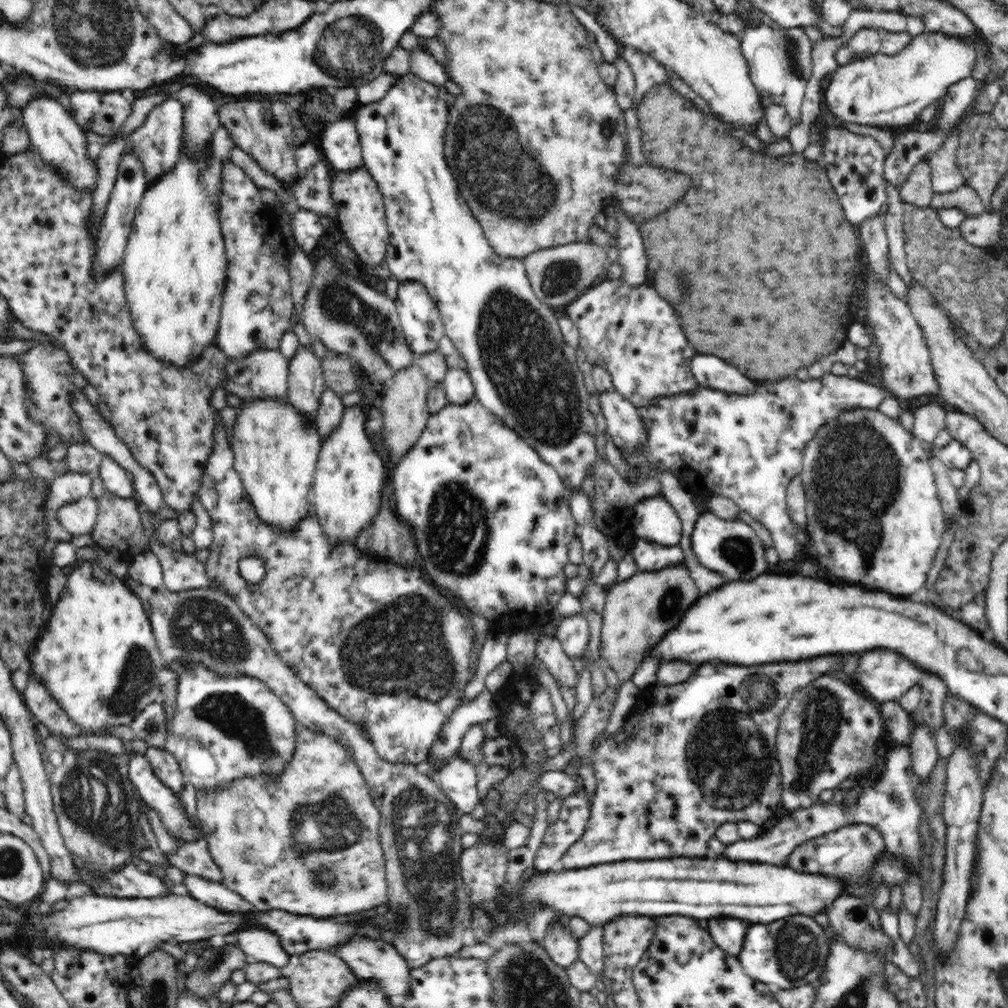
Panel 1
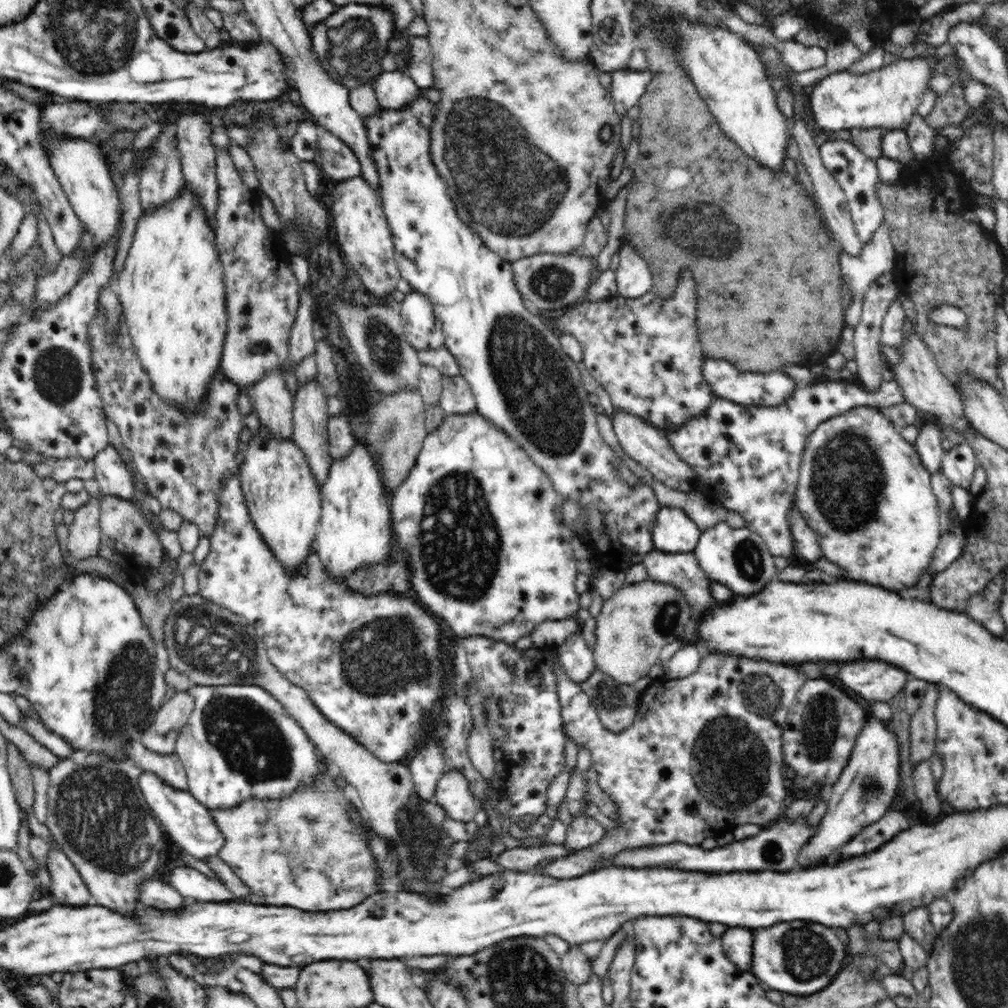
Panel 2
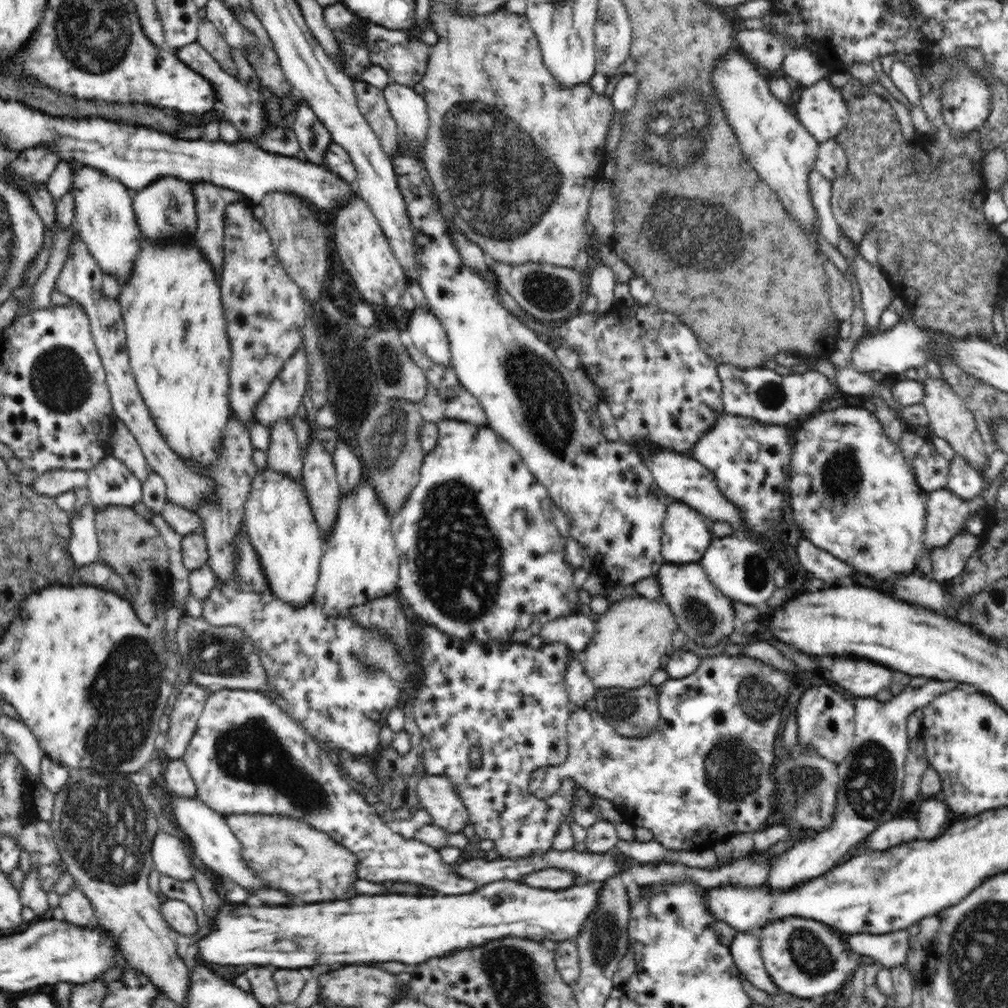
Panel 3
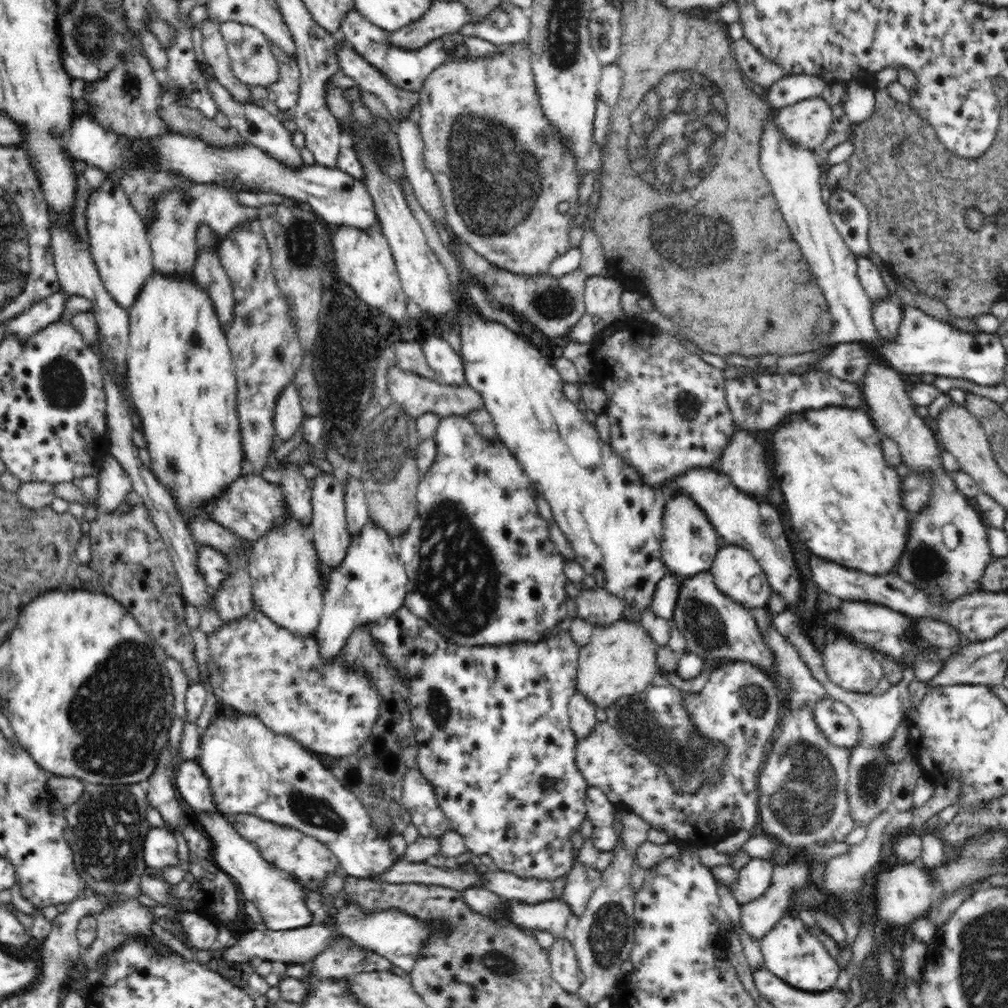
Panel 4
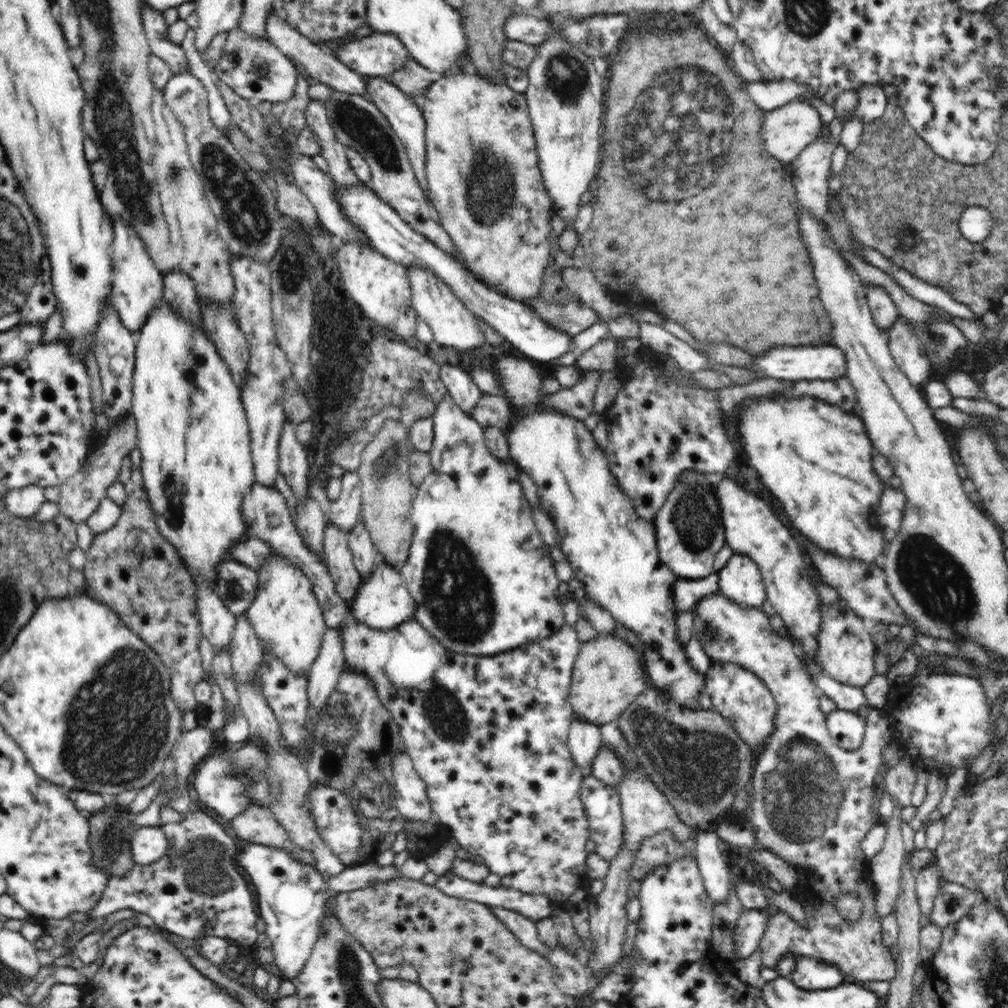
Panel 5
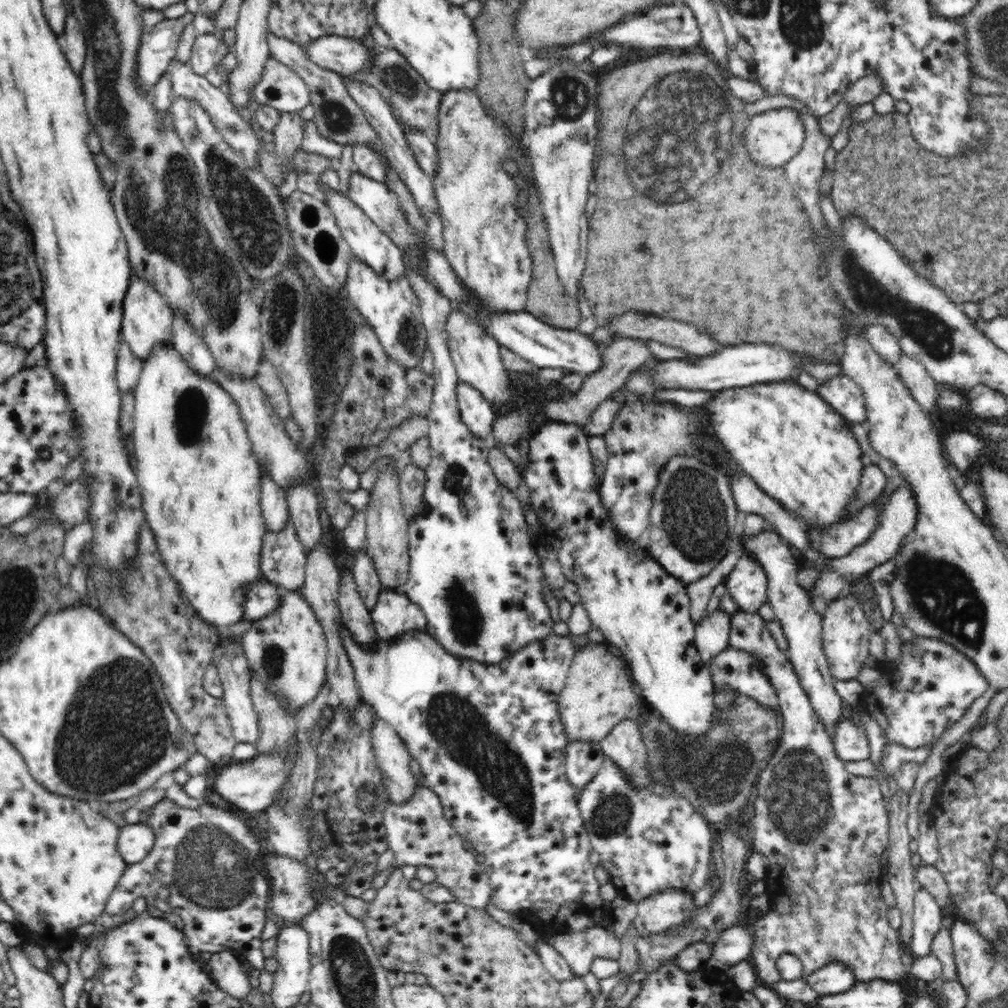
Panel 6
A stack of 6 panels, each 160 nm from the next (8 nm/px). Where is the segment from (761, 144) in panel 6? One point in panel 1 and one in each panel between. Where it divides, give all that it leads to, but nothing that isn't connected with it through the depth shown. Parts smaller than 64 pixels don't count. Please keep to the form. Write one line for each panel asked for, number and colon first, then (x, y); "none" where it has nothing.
1: (880, 90)
2: (886, 98)
3: (822, 111)
4: (807, 122)
5: (786, 131)

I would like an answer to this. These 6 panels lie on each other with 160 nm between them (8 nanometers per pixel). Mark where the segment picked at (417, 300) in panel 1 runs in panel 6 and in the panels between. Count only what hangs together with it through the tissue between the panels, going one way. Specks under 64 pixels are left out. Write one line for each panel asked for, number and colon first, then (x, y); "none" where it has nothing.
2: (423, 329)
3: (428, 335)
4: (448, 365)
5: (459, 384)
6: (478, 414)

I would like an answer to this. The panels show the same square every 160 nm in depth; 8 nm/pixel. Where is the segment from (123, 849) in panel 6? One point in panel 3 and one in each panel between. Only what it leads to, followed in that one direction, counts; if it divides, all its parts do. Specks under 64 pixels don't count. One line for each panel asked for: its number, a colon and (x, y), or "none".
3: (168, 855)
4: (160, 847)
5: (149, 843)

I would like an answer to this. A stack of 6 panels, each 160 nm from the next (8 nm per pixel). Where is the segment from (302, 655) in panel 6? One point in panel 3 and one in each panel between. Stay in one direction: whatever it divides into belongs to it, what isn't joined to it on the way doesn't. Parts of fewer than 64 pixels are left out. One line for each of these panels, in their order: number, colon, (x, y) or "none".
3: (280, 525)
4: (283, 565)
5: (286, 616)

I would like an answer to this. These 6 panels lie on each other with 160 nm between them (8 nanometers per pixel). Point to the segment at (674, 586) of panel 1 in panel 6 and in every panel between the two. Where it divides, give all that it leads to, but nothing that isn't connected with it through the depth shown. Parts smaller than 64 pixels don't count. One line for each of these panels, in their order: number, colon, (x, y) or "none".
2: (634, 624)
3: (629, 639)
4: (620, 660)
5: (608, 675)
6: (599, 693)

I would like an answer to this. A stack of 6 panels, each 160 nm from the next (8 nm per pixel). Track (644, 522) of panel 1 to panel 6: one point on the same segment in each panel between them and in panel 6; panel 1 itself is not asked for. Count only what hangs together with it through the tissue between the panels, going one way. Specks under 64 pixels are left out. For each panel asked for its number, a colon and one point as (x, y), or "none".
2: (673, 532)
3: (685, 536)
4: (689, 544)
5: (689, 532)
6: (697, 497)

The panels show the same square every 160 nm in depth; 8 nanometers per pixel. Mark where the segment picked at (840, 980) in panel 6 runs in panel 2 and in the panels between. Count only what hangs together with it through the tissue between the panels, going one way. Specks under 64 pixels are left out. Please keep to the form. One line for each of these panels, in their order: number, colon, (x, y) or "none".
2: (792, 957)
3: (803, 957)
4: (791, 952)
5: (811, 974)

